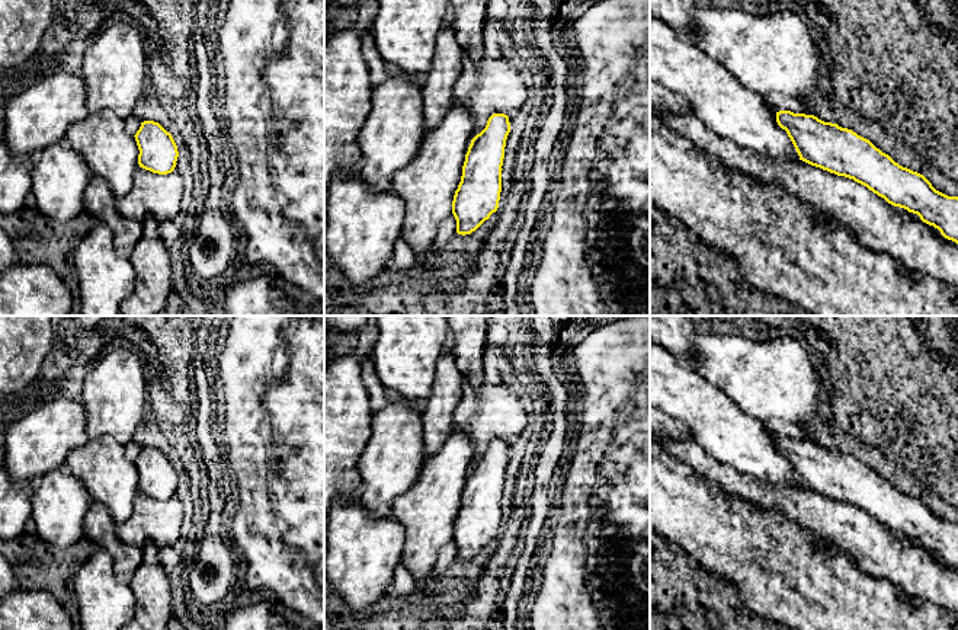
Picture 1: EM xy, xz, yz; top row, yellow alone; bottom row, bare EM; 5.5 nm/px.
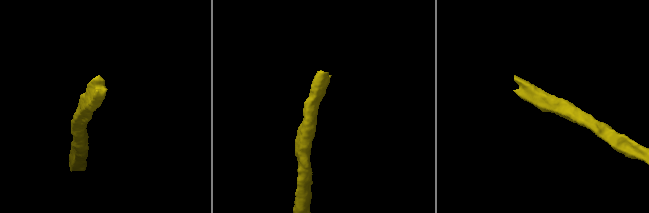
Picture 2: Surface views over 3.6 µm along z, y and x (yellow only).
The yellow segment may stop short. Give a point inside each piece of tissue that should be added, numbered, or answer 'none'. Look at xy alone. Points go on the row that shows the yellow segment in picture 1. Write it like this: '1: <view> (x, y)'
none

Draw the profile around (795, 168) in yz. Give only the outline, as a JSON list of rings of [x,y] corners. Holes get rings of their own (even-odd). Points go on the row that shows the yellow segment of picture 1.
[[[656,111],[669,129],[686,137],[712,160],[737,167],[760,182],[784,189],[845,228],[862,247],[885,253],[910,275],[929,276],[955,291],[958,304],[958,246],[911,220],[853,179],[802,160],[778,160],[738,147],[709,131],[693,113]]]

